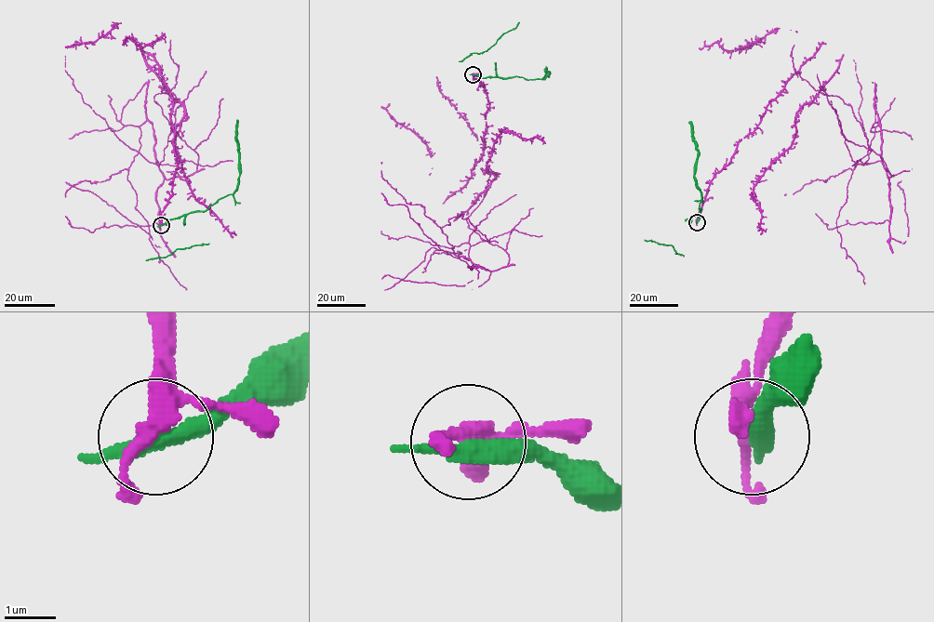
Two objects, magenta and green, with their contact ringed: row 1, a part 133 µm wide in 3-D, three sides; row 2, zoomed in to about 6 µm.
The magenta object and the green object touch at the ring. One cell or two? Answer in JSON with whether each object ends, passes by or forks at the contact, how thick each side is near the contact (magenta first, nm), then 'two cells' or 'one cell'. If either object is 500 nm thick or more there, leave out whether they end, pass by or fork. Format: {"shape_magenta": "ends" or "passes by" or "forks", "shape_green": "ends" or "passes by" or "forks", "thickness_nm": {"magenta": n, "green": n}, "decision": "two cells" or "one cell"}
{"shape_magenta": "forks", "shape_green": "passes by", "thickness_nm": {"magenta": 260, "green": 320}, "decision": "two cells"}

